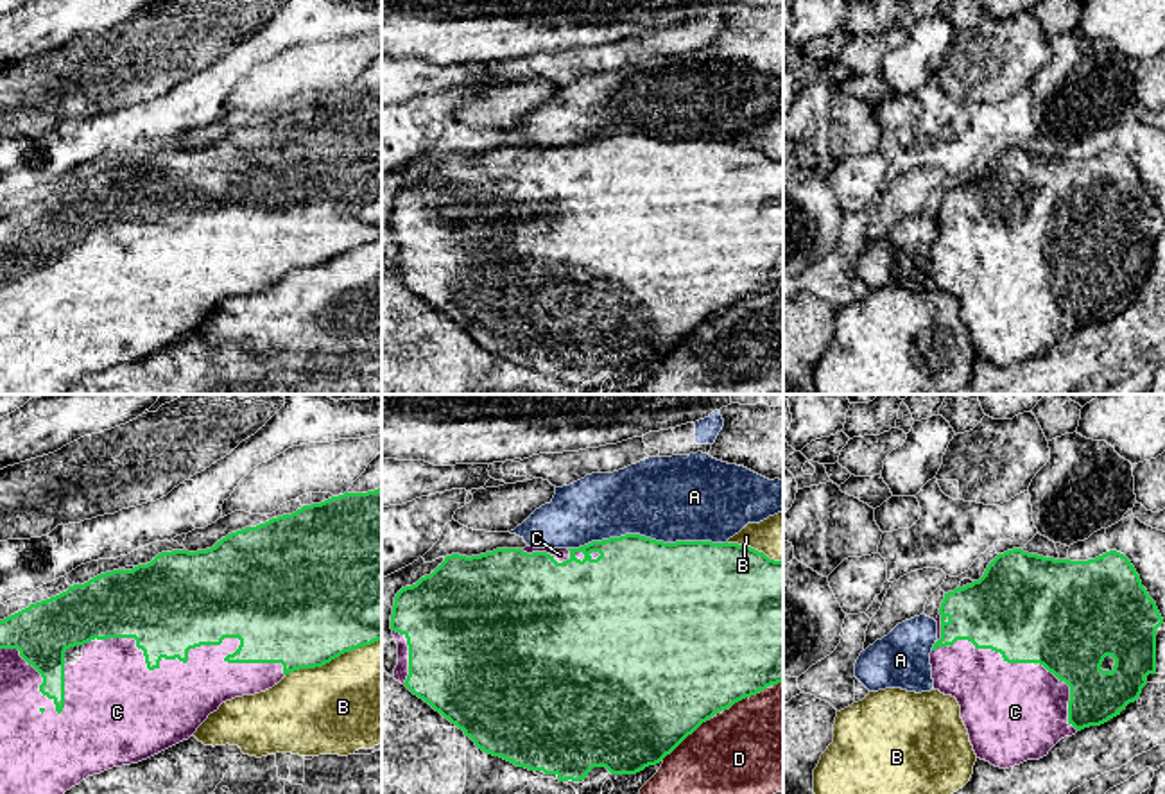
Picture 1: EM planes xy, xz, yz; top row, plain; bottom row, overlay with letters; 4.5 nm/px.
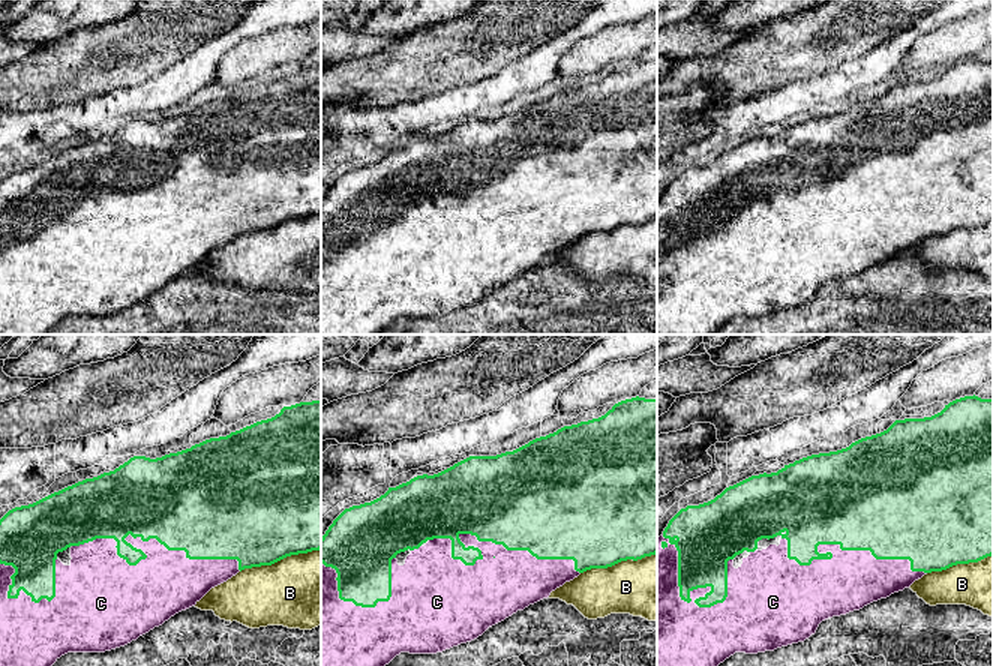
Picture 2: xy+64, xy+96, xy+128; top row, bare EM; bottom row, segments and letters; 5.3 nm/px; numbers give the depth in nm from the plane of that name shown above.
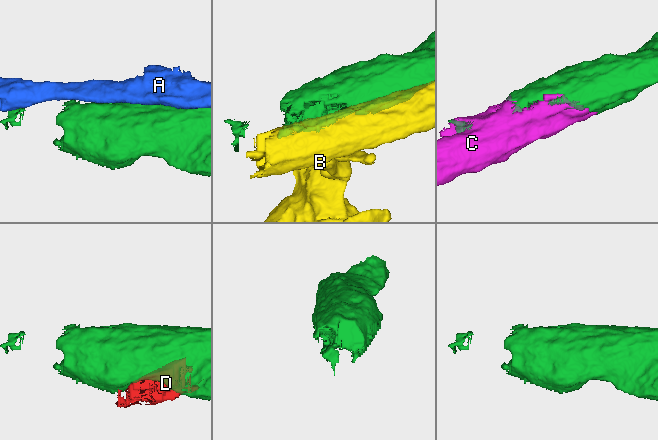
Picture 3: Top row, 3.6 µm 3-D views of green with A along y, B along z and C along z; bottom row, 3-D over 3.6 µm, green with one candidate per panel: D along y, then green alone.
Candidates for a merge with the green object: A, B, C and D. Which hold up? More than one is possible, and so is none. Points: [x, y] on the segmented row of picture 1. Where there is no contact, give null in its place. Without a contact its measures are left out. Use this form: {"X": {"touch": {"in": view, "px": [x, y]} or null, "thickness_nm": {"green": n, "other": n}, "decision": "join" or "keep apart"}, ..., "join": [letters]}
{"A": {"touch": {"in": "xz", "px": [647, 538]}, "thickness_nm": {"green": 500, "other": 380}, "decision": "keep apart"}, "B": {"touch": {"in": "xy", "px": [332, 658]}, "thickness_nm": {"green": 500, "other": 440}, "decision": "keep apart"}, "C": {"touch": {"in": "xy", "px": [203, 644]}, "thickness_nm": {"green": 440, "other": 280}, "decision": "join"}, "D": {"touch": {"in": "xz", "px": [683, 739]}, "thickness_nm": {"green": 500, "other": 380}, "decision": "keep apart"}, "join": ["C"]}

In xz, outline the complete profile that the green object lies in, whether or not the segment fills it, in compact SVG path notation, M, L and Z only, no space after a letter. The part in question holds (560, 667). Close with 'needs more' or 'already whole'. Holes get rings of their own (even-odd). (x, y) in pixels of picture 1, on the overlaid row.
M640 534L591 541L579 548L496 548L471 557L452 554L430 575L396 593L391 629L398 643L394 679L462 729L484 753L516 767L556 774L559 781L581 781L593 767L606 767L611 774L636 774L660 764L715 713L783 681L783 561L738 543L663 543Z; needs more

